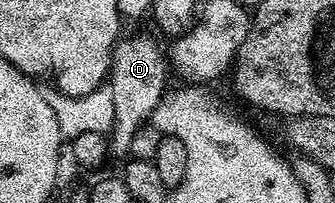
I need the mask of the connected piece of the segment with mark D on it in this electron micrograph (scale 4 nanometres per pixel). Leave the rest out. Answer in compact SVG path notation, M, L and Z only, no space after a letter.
M133 38L130 42L122 41L114 49L113 64L109 68L109 77L107 79L107 89L113 94L113 128L109 131L107 137L109 140L109 152L114 159L124 159L129 154L131 144L135 136L141 131L142 126L146 125L152 119L155 108L161 103L161 99L166 97L165 81L171 78L171 66L167 61L166 51L161 50L161 46L153 38Z

